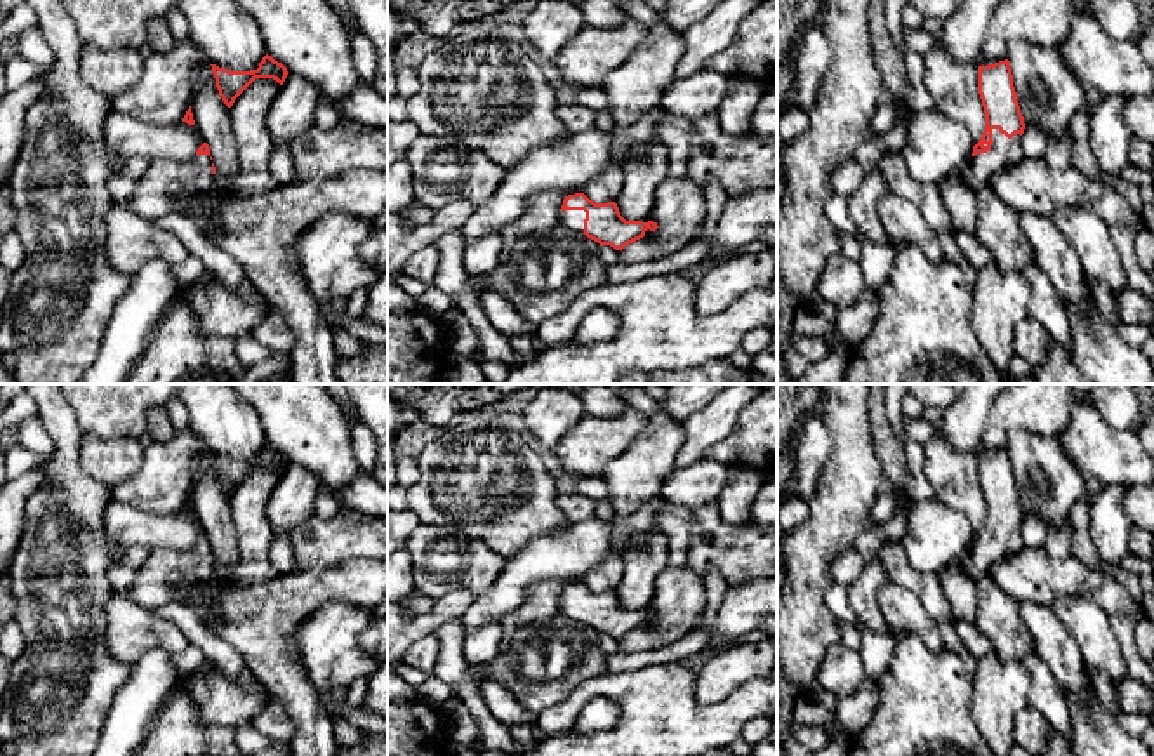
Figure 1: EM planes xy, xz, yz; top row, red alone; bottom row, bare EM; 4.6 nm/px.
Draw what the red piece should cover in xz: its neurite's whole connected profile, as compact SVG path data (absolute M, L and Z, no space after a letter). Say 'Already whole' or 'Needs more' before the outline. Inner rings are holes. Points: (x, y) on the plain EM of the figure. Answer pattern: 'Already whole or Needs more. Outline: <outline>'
Needs more. Outline: M584 582L565 586L560 615L615 640L643 627L647 619L655 620L659 617L653 610L626 610L615 591L594 593Z

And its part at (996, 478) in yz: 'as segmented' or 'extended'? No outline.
extended

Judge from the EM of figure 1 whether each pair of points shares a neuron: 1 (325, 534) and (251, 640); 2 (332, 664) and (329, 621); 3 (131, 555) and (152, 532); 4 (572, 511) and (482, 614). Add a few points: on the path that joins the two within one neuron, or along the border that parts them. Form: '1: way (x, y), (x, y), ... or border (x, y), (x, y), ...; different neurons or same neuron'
1: border (341, 560), (331, 565), (296, 569); different neurons
2: way (331, 654), (329, 631); same neuron
3: border (150, 548), (129, 546), (124, 551); different neurons
4: border (593, 515), (570, 523); different neurons

